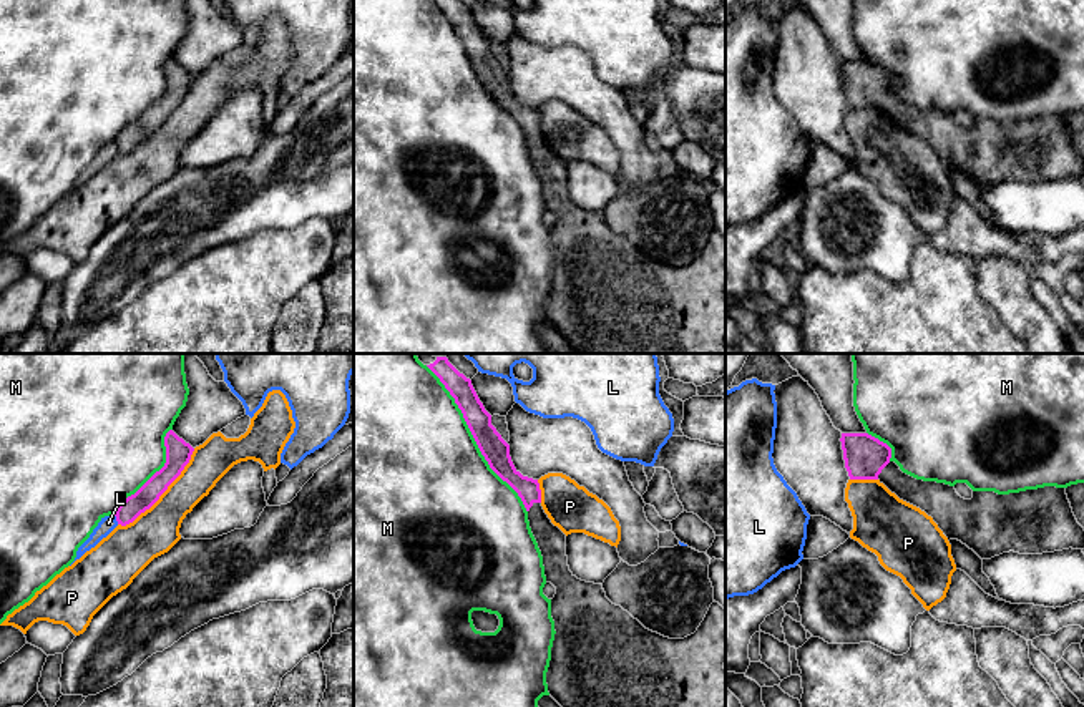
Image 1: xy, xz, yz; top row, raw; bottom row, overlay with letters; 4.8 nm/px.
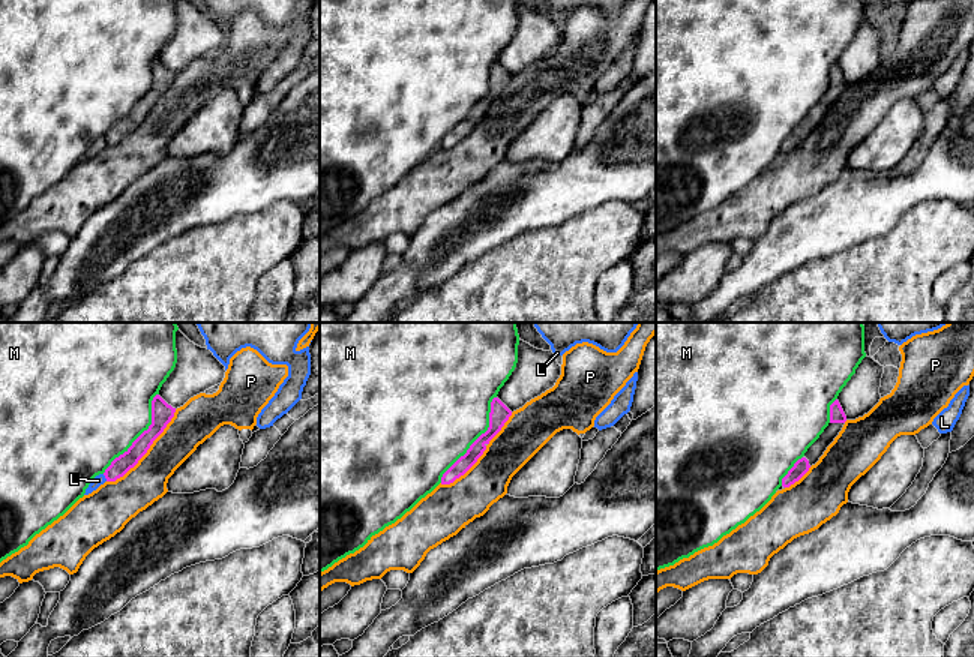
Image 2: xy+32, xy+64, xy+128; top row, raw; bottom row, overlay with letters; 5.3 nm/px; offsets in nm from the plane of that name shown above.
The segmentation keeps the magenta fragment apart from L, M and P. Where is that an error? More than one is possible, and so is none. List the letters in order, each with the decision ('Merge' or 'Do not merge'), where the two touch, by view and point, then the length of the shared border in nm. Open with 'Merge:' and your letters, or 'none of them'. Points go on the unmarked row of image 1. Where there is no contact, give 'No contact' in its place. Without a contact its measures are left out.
Merge: none of them
L: Do not merge. Touches magenta at xy (117, 148). Shared border 50 nm
M: Do not merge. Touches magenta at xz (475, 68). Shared border 800 nm
P: Do not merge. Touches magenta at xy (163, 120). Shared border 550 nm

